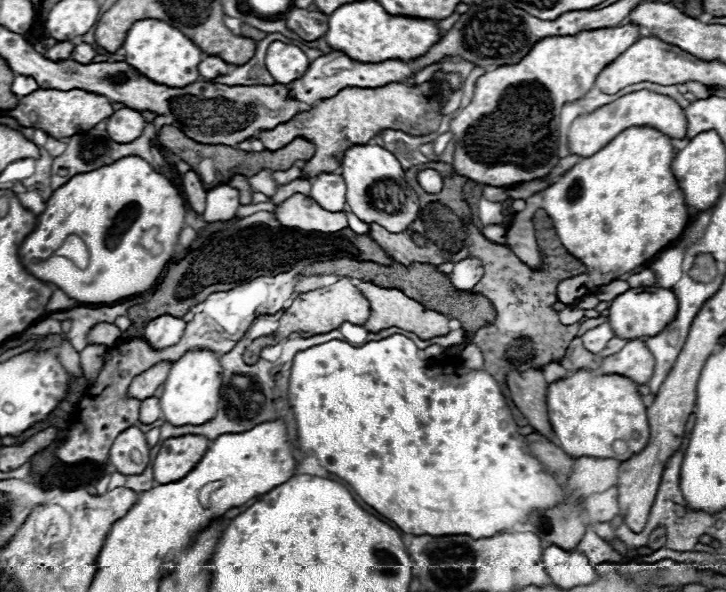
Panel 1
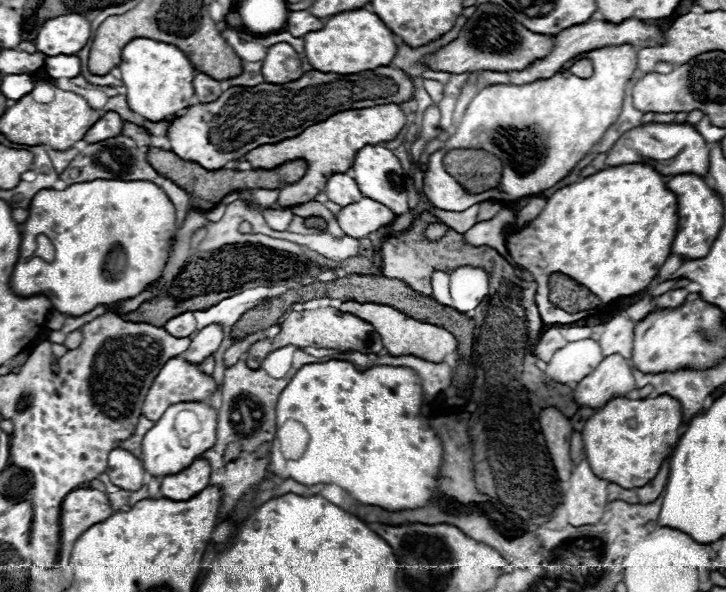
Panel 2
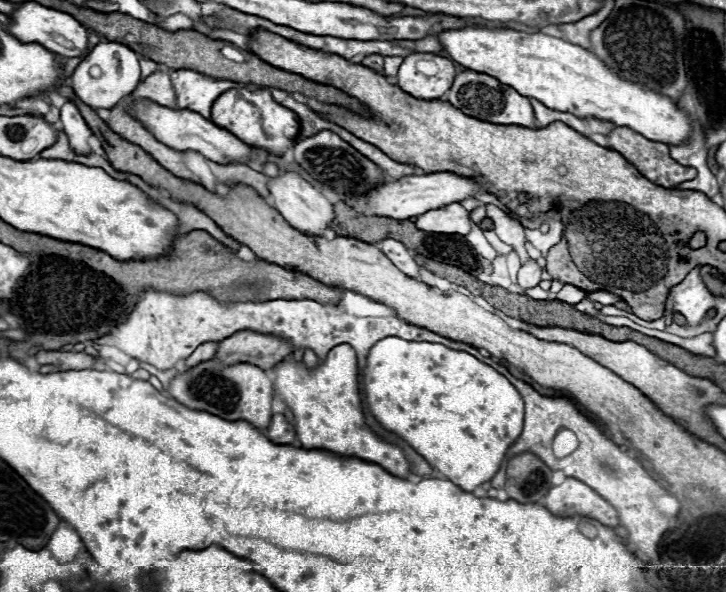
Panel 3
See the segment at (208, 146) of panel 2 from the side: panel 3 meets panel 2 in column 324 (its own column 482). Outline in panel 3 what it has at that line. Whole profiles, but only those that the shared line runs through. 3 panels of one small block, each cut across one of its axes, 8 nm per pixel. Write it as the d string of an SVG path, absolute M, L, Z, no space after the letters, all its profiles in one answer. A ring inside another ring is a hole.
M460 72L454 80L454 86L448 90L448 94L444 96L446 102L450 102L452 106L460 108L464 114L474 116L478 120L488 120L494 124L516 124L516 126L526 126L532 128L532 118L534 118L534 110L532 104L526 96L518 94L514 88L498 82L494 76L490 74L480 74L480 72Z

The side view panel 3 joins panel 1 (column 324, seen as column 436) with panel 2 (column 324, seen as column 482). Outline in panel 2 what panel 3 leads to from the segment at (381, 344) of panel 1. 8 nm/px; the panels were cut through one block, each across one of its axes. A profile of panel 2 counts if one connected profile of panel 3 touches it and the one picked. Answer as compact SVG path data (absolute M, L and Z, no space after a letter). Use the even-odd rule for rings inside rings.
M330 360L330 362L322 362L322 364L306 364L302 366L296 376L290 380L290 384L284 388L284 392L278 398L276 404L276 424L282 426L286 420L296 420L300 424L304 424L304 428L310 434L306 452L302 454L302 458L292 460L292 458L284 458L282 454L278 454L278 446L274 446L272 450L272 458L270 458L270 470L274 472L272 480L296 480L300 484L312 486L312 484L336 484L344 490L348 490L360 504L374 504L374 506L382 506L386 510L406 510L406 508L416 508L416 506L426 506L426 502L432 500L434 492L436 492L436 478L438 478L438 468L442 464L442 444L434 432L434 428L428 424L428 418L422 416L420 412L422 406L422 386L418 376L410 370L410 368L392 368L392 366L374 366L368 368L366 372L360 372L354 368L354 364L350 362L342 362L342 360Z

